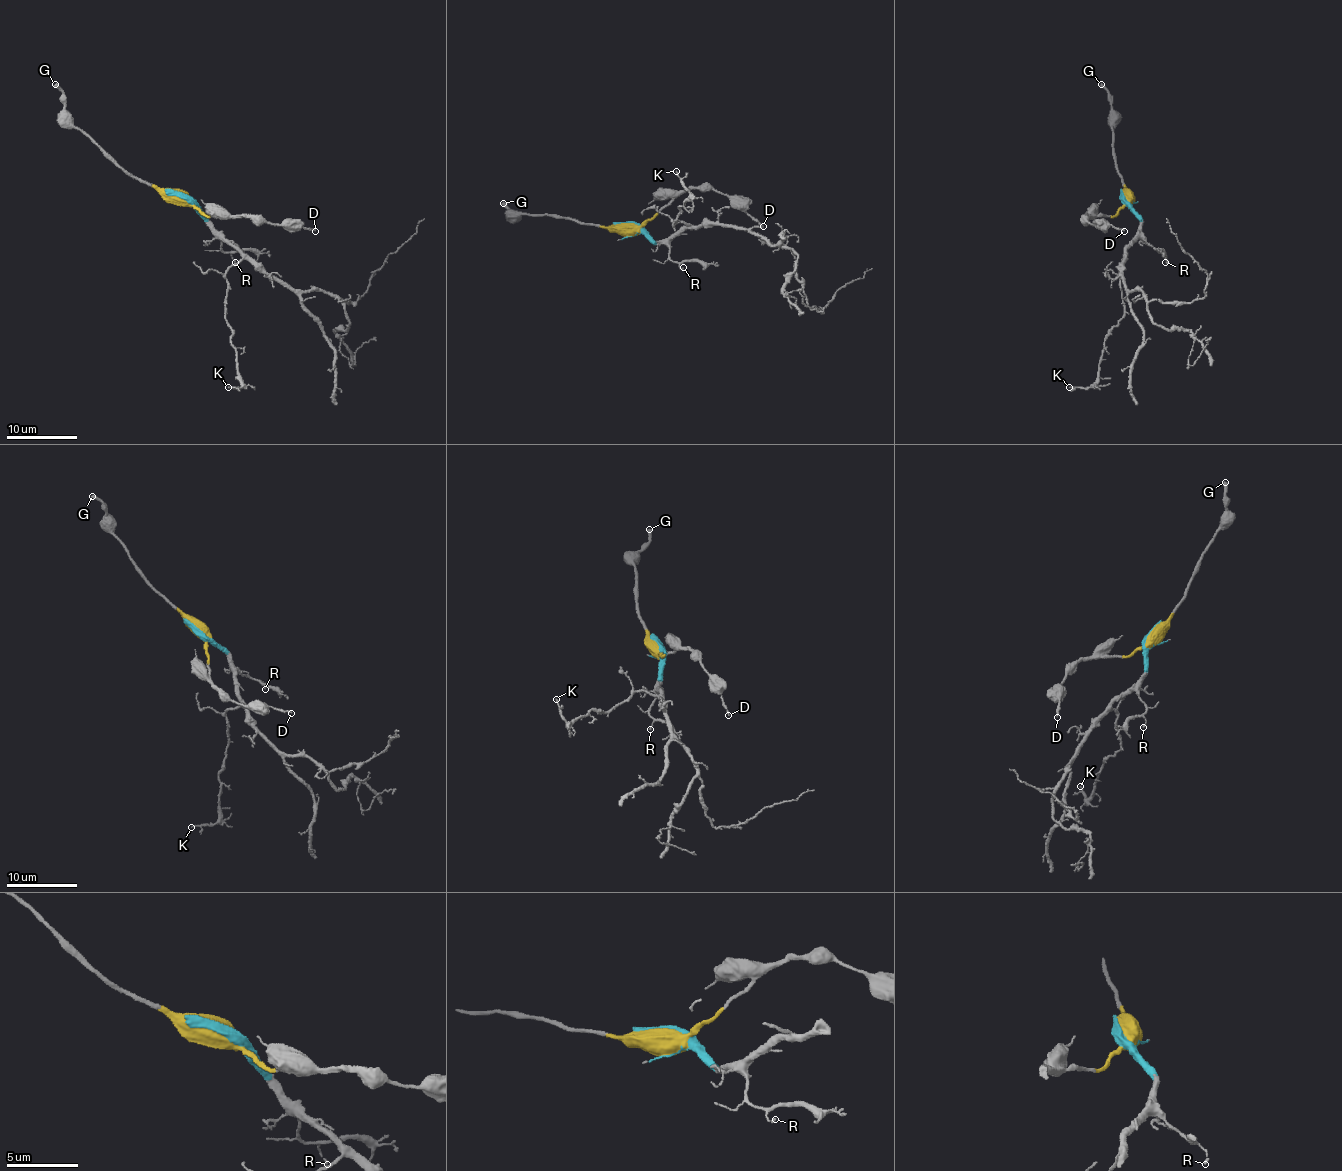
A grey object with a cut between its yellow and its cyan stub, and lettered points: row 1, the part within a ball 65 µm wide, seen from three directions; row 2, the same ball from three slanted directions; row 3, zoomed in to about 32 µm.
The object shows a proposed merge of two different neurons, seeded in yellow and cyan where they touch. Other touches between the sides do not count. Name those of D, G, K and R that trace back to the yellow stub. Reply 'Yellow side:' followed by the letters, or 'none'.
Yellow side: D, G

